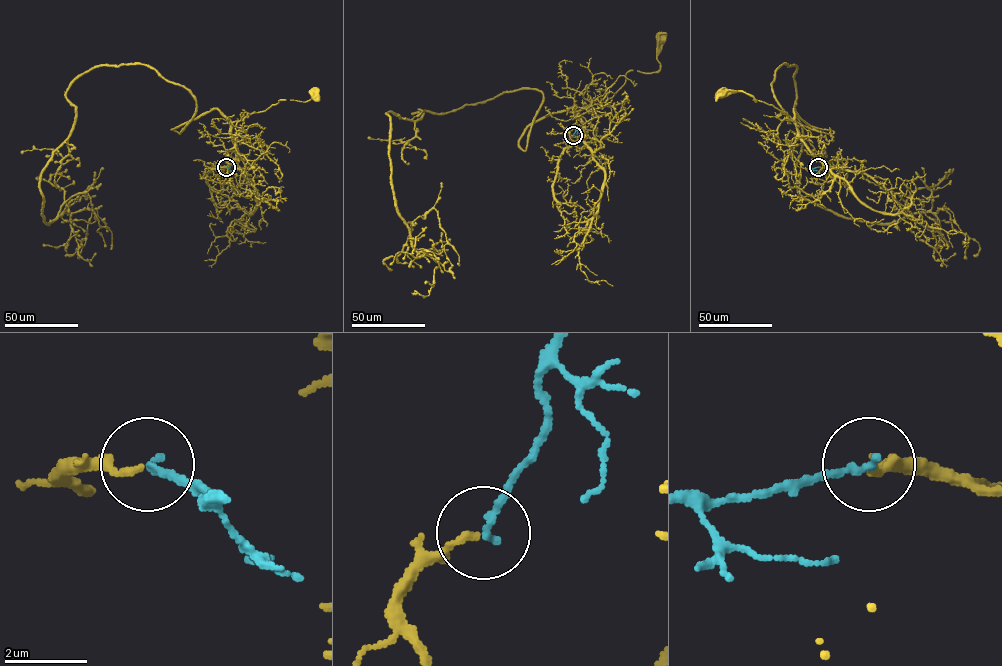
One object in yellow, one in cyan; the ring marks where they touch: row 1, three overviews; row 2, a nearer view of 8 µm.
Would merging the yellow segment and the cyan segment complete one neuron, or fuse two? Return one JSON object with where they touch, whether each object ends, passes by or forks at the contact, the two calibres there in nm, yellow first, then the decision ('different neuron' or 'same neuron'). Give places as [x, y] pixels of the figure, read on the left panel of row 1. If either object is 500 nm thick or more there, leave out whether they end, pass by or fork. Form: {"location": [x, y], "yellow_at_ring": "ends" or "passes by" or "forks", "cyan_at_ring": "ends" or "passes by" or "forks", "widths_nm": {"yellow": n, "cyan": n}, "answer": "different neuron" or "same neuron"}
{"location": [226, 167], "yellow_at_ring": "ends", "cyan_at_ring": "ends", "widths_nm": {"yellow": 160, "cyan": 170}, "answer": "same neuron"}

